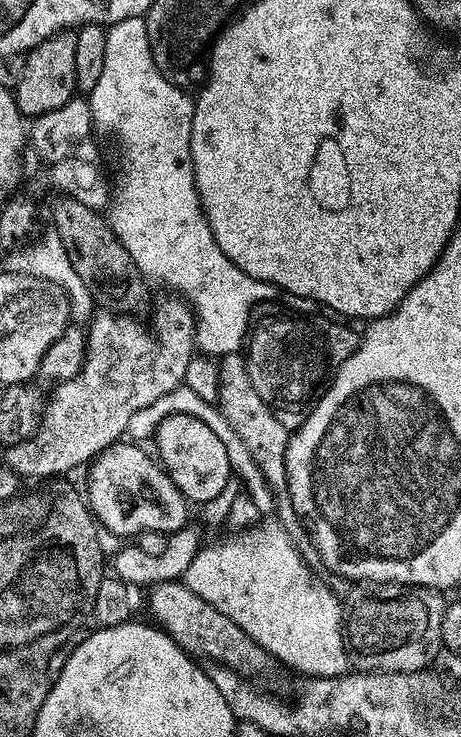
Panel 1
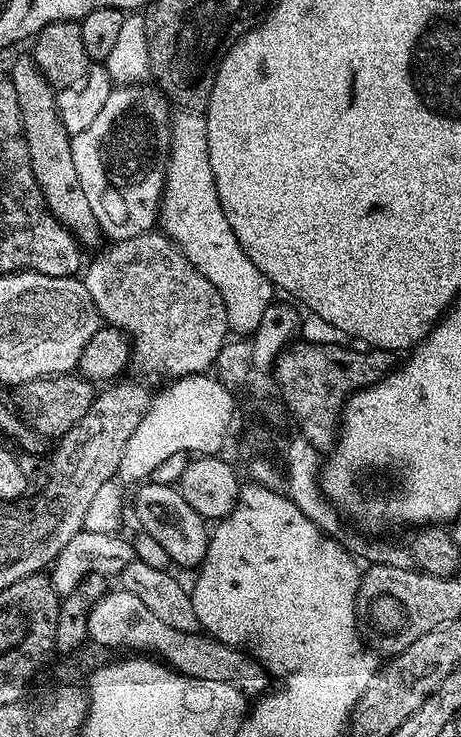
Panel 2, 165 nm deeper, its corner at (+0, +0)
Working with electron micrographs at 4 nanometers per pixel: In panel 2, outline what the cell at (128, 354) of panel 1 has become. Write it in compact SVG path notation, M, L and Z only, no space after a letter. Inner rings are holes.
M153 230L143 232L134 238L126 238L118 240L107 245L103 250L97 251L96 256L92 260L92 265L85 267L82 272L82 279L86 290L90 294L90 298L94 298L94 306L100 312L101 321L107 322L113 328L121 328L122 331L128 333L132 342L132 359L131 367L137 368L144 376L180 376L179 378L196 378L215 365L219 351L222 350L224 344L229 339L230 329L228 319L226 318L226 306L222 302L222 294L218 294L218 290L213 284L202 275L202 273L188 261L186 254L181 250L170 237L165 236L163 231Z

